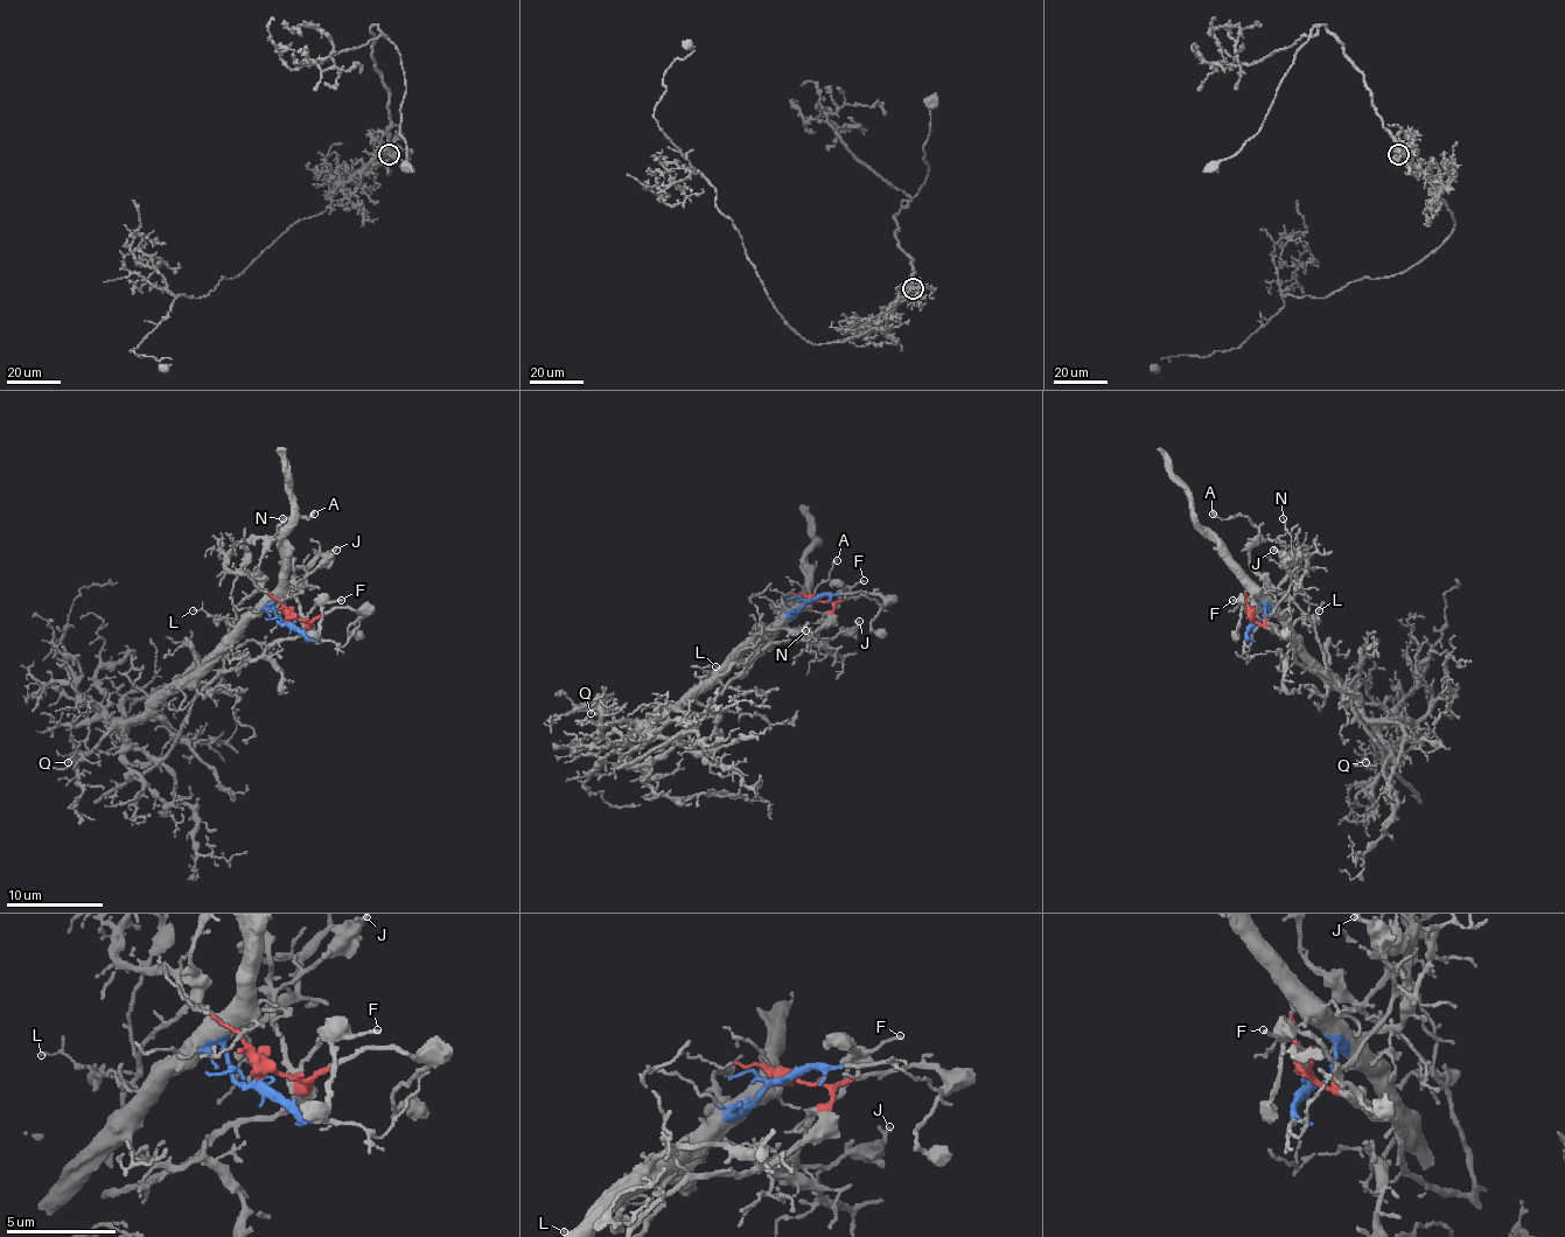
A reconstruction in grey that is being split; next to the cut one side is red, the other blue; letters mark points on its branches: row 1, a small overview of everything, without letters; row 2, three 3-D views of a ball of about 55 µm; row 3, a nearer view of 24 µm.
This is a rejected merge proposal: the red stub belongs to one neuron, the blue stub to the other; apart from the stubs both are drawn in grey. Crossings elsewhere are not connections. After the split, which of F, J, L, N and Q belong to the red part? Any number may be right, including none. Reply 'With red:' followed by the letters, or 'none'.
With red: F, J, L, N

